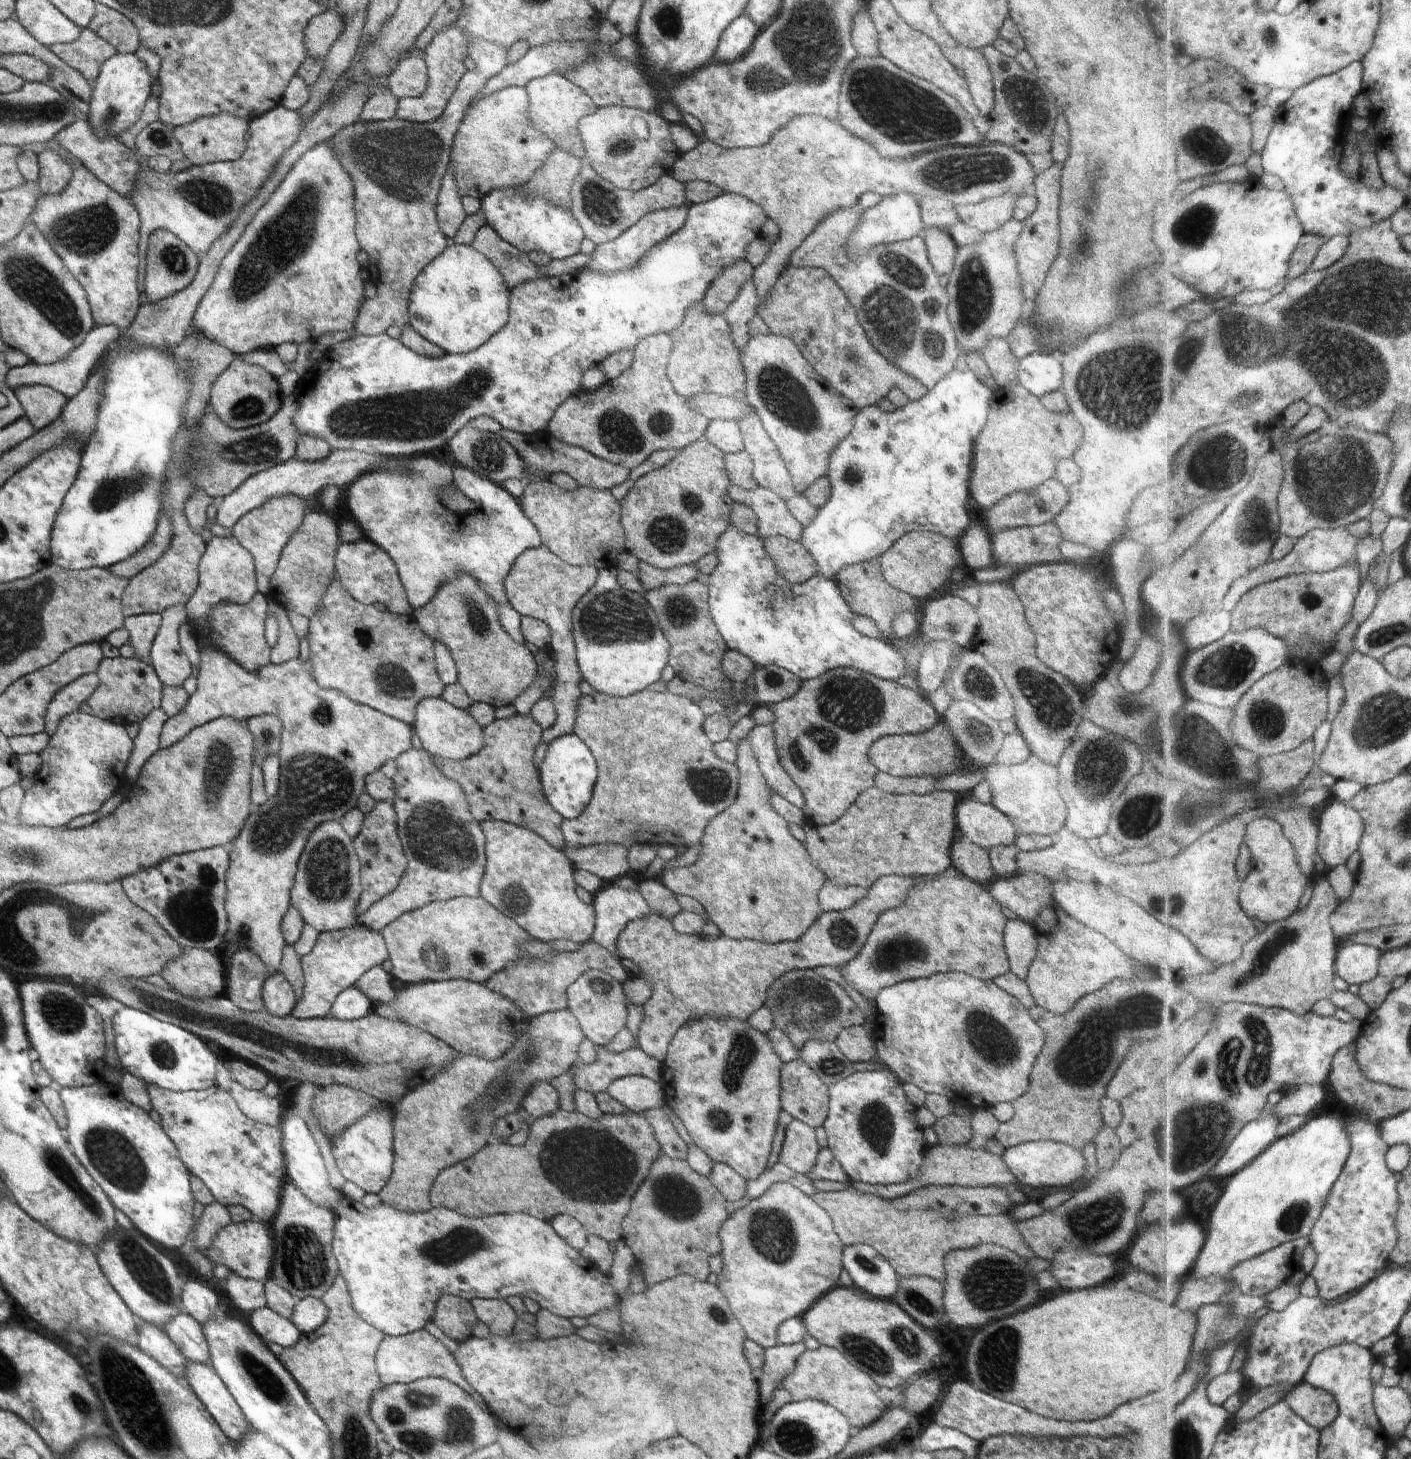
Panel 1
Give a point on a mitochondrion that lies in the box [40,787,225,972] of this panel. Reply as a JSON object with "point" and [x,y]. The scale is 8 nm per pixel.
{"point":[191,912]}

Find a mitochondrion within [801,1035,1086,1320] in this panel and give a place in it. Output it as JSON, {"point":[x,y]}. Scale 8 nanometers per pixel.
{"point":[990,1284]}

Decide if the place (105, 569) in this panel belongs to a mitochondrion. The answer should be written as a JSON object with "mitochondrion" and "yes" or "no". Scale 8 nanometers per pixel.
{"mitochondrion":"no"}

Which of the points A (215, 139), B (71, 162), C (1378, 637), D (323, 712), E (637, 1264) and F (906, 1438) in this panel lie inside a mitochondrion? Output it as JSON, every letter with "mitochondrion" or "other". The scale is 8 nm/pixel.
{"A":"other","B":"other","C":"mitochondrion","D":"mitochondrion","E":"other","F":"other"}

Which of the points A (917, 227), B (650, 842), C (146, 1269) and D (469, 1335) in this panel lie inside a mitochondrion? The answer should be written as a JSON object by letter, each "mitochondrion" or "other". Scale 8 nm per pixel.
{"A":"other","B":"other","C":"mitochondrion","D":"other"}

